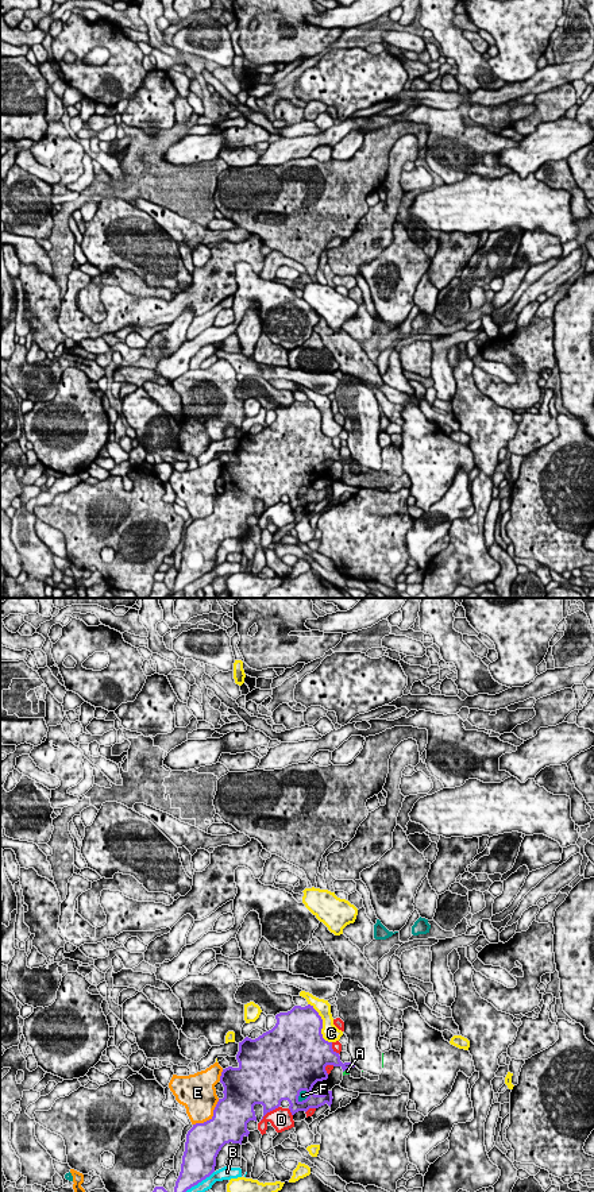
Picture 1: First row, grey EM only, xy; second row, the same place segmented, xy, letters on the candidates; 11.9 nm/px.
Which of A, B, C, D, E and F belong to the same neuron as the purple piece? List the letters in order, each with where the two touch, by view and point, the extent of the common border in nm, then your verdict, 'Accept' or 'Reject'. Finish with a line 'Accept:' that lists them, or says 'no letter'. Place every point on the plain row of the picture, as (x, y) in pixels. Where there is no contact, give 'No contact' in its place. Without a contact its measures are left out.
A: Touches purple at xy (346, 463). Shared border 100 nm. Reject
B: Touches purple at xy (197, 578). Shared border 480 nm. Reject
C: Touches purple at xy (321, 420). Shared border 550 nm. Reject
D: Touches purple at xy (269, 506). Shared border 280 nm. Reject
E: Touches purple at xy (212, 512). Shared border 440 nm. Reject
F: Touches purple at xy (299, 490). Shared border 180 nm. Reject
Accept: no letter

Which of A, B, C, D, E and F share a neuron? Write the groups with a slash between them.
A / B / C / D / E / F

